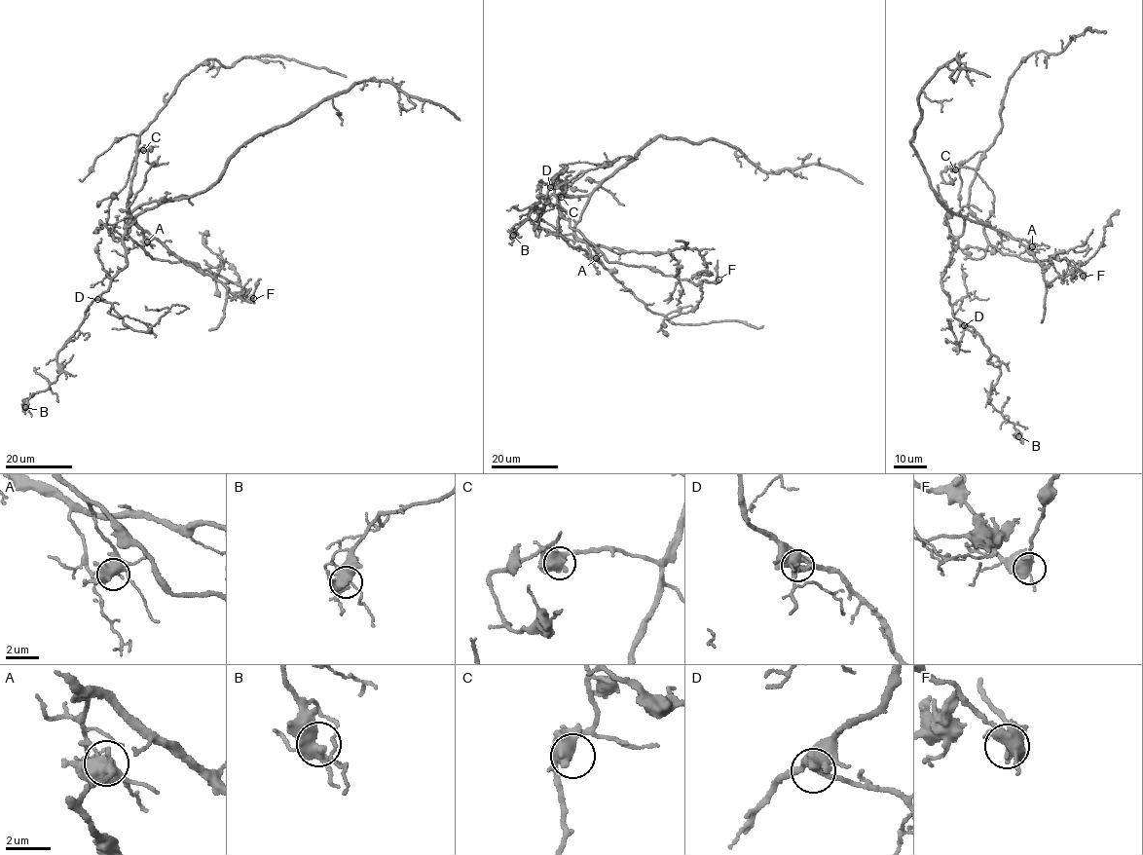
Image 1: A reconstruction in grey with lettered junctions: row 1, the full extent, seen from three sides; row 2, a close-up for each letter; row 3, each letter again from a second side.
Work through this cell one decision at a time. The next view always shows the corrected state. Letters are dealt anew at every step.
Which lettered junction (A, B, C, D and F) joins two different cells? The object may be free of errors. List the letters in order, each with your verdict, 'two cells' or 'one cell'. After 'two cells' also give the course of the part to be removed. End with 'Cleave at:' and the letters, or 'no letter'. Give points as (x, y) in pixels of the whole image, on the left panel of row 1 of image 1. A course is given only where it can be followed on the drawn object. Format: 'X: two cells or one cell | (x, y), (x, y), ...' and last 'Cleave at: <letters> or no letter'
A: one cell
B: one cell
C: one cell
D: one cell
F: one cell
Cleave at: no letter

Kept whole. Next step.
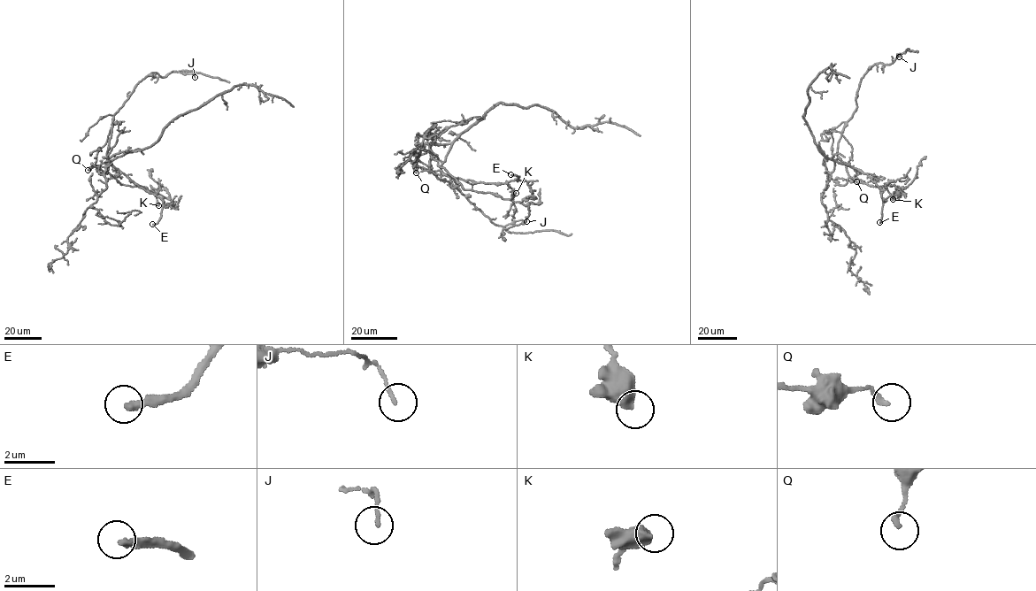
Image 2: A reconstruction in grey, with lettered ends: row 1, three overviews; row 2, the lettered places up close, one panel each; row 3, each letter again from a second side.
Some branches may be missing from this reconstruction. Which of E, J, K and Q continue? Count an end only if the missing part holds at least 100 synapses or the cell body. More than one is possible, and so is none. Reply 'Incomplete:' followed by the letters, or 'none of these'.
Incomplete: E

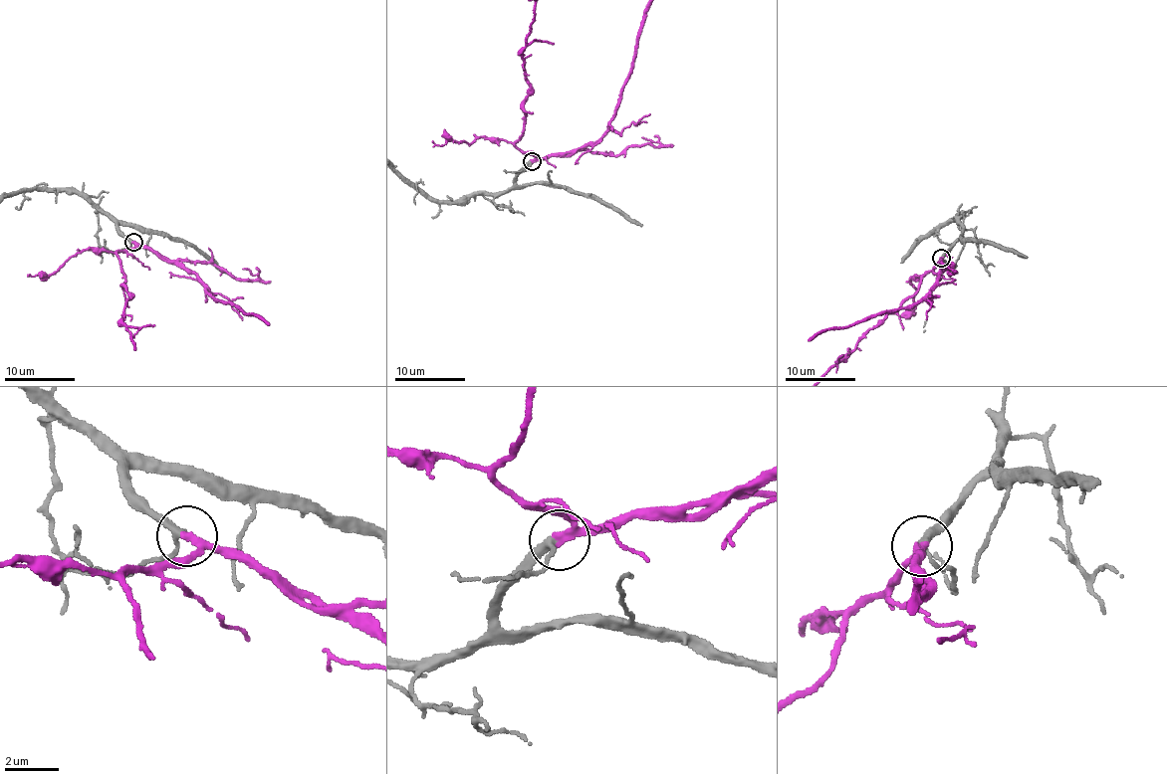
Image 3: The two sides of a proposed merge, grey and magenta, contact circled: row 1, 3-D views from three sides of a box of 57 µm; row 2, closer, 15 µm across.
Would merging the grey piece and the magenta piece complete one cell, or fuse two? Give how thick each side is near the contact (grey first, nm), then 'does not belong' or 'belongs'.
calibres 220 and 240 nm; belongs

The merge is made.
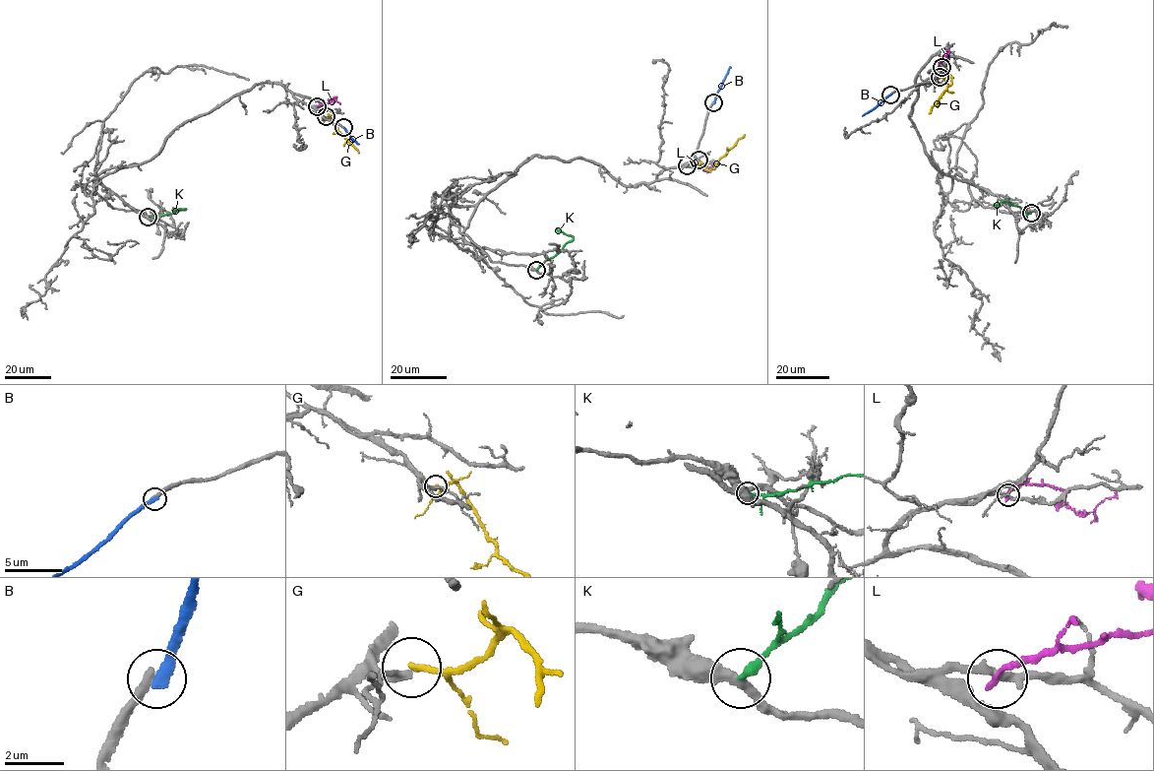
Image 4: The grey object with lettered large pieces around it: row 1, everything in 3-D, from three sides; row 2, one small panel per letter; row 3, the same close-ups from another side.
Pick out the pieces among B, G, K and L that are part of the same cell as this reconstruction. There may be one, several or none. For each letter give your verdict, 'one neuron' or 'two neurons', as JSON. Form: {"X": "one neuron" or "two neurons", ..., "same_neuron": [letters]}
{"B": "two neurons", "G": "one neuron", "K": "two neurons", "L": "two neurons", "same_neuron": ["G"]}

